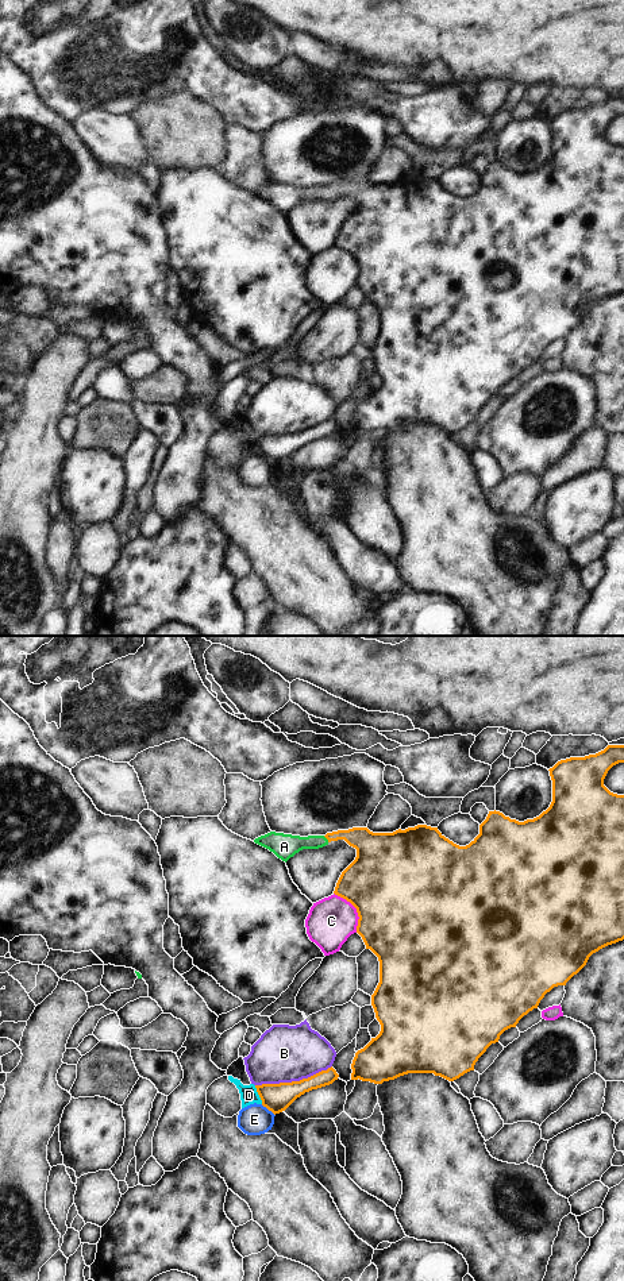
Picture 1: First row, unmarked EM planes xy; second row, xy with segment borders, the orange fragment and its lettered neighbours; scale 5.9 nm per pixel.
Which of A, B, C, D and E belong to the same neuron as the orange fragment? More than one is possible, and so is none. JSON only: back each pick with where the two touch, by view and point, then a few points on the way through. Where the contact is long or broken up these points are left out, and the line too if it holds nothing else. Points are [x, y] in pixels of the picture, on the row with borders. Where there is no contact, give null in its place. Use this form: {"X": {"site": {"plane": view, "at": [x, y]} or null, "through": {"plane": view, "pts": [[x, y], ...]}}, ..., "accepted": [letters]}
{"A": {"site": {"plane": "xy", "at": [326, 837]}, "through": {"plane": "xy", "pts": [[366, 842], [351, 836], [326, 837], [320, 841], [285, 845]]}}, "accepted": ["A"]}

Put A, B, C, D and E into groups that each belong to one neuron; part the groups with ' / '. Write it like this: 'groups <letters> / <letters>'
groups A / B / C / D E

